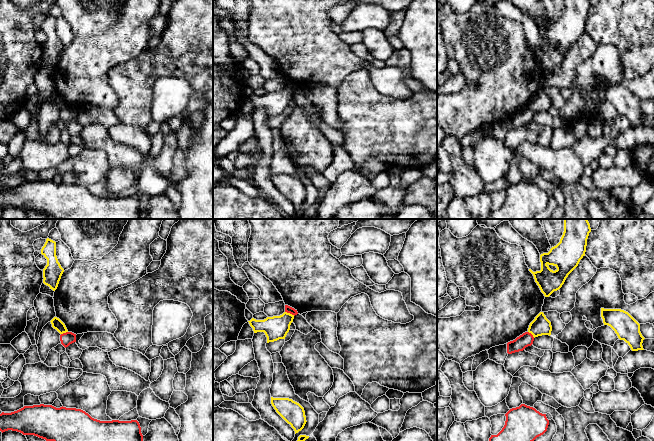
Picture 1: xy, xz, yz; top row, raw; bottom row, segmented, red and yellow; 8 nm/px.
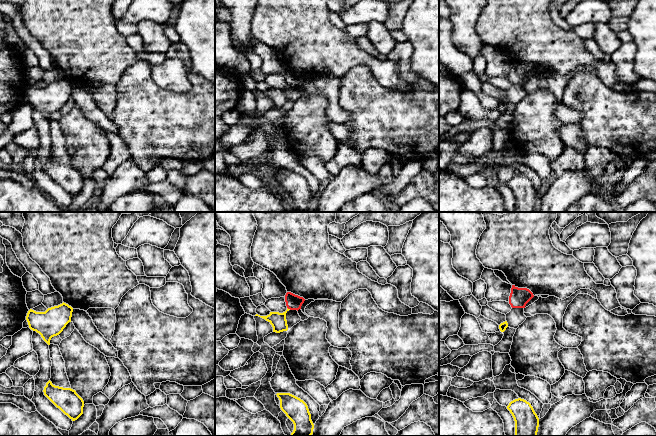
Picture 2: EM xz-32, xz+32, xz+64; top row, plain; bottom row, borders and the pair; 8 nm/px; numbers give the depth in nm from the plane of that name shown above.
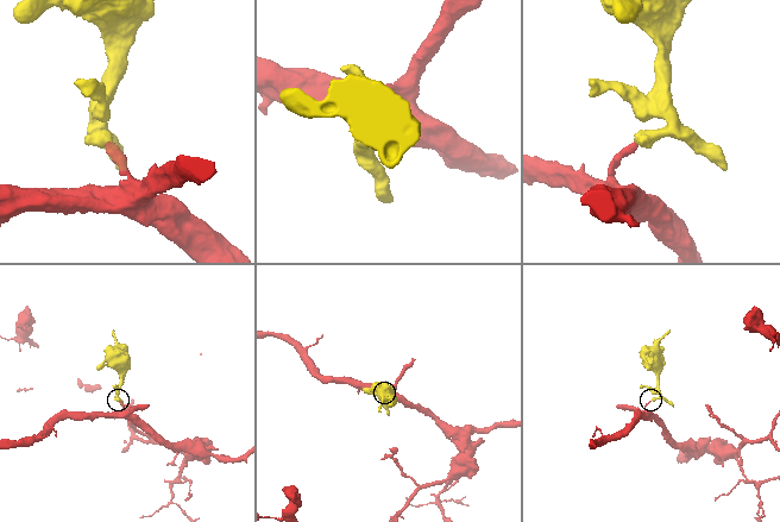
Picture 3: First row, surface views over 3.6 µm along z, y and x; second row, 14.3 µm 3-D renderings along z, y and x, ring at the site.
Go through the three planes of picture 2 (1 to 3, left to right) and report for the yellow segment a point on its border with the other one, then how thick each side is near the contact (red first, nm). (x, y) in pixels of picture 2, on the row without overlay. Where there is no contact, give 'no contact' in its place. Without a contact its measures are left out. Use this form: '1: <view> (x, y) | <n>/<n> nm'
1: no contact
2: xz+32 (289, 84) | 130/130 nm
3: no contact

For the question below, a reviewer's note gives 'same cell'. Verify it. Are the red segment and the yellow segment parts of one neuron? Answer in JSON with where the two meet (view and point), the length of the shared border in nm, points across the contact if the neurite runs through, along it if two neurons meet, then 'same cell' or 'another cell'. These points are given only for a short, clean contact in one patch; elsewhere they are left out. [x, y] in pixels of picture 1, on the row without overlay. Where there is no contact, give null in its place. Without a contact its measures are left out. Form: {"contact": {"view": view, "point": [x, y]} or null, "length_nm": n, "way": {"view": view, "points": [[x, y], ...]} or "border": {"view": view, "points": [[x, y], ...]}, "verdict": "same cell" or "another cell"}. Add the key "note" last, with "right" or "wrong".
{"contact": {"view": "xz", "point": [290, 89]}, "length_nm": 90, "border": {"view": "xz", "points": [[285, 87], [294, 91]]}, "verdict": "another cell", "note": "wrong"}

